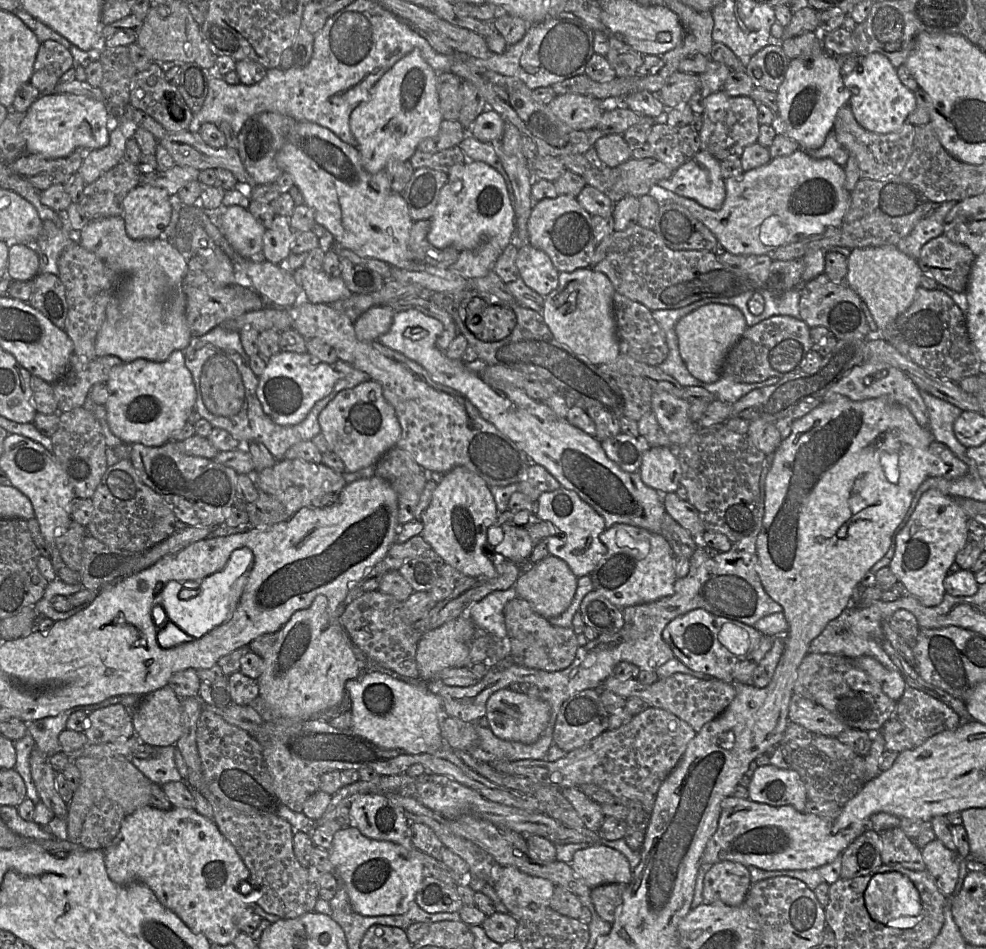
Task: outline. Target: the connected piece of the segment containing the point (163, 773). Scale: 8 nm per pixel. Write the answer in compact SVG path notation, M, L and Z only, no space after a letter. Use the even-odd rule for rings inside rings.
M164 746L157 749L153 758L140 759L133 755L126 758L152 783L162 786L168 782L183 780L179 774L175 761L175 746Z

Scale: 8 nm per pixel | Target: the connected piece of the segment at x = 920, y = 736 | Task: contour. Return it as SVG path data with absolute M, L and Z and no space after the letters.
M907 687L896 703L894 717L908 730L914 746L962 725L961 717L932 696Z

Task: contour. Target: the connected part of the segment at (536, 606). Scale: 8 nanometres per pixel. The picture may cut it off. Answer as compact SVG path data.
M548 555L545 559L522 568L514 588L518 598L526 600L533 610L546 619L564 613L573 601L578 578L562 559Z

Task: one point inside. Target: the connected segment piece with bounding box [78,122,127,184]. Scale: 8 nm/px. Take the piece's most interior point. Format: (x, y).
(98, 161)

